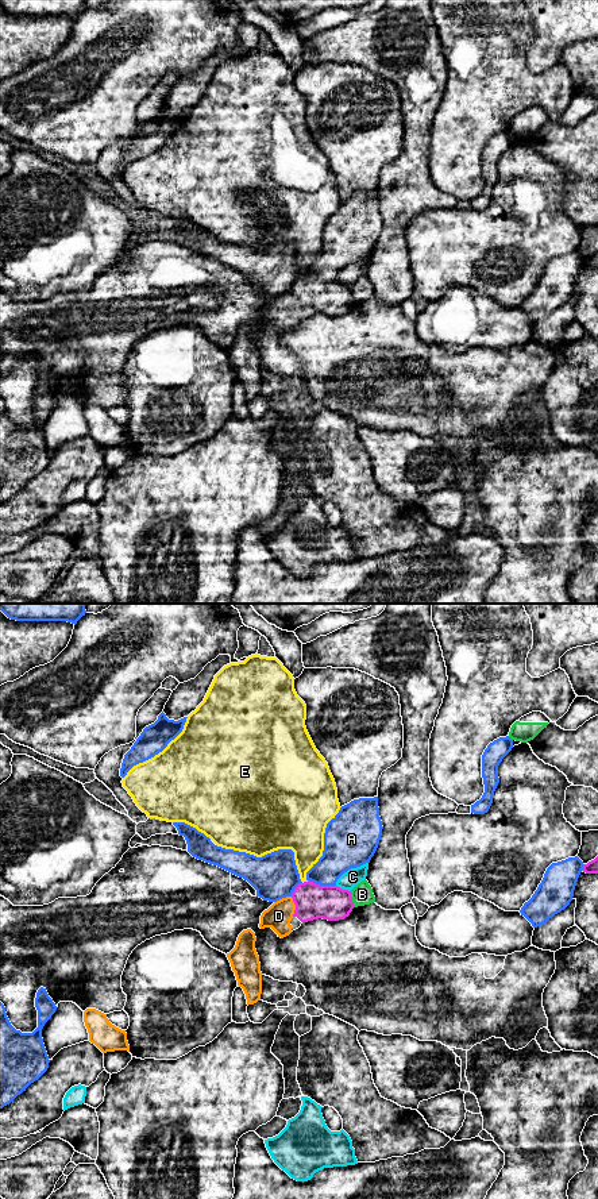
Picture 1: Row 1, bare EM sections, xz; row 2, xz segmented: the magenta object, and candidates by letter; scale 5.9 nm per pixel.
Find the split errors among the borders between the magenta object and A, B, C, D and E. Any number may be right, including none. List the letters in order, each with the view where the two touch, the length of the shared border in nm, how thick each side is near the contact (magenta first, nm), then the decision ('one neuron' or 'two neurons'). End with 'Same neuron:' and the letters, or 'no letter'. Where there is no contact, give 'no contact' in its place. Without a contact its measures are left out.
A: meets magenta in xz; contact 170 nm long; 220 nm thick on the magenta side, 220 nm on the other; two neurons
B: meets magenta in xz; contact 100 nm long; 220 nm thick on the magenta side, 130 nm on the other; two neurons
C: meets magenta in xz; contact 100 nm long; 220 nm thick on the magenta side, 100 nm on the other; two neurons
D: meets magenta in xz; contact 120 nm long; 220 nm thick on the magenta side, 160 nm on the other; one neuron
E: meets magenta in xz; contact 40 nm long; 220 nm thick on the magenta side, 200 nm on the other; two neurons
Same neuron: D

